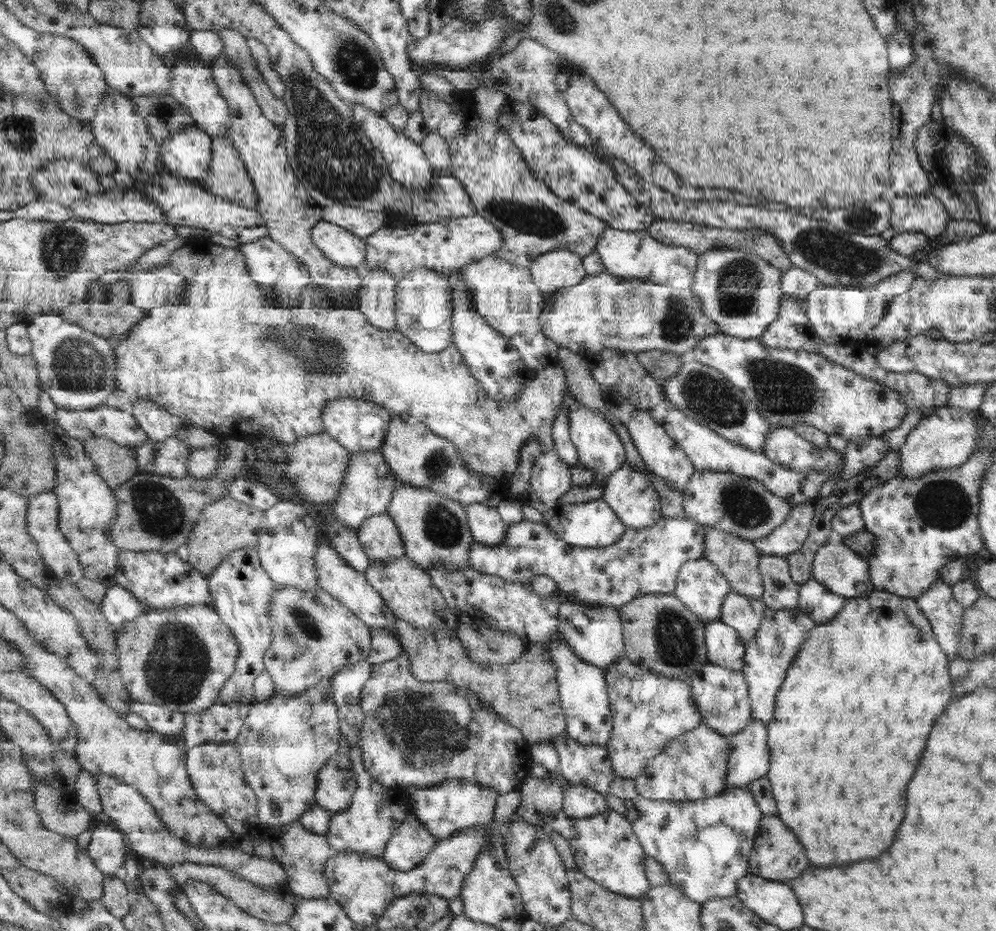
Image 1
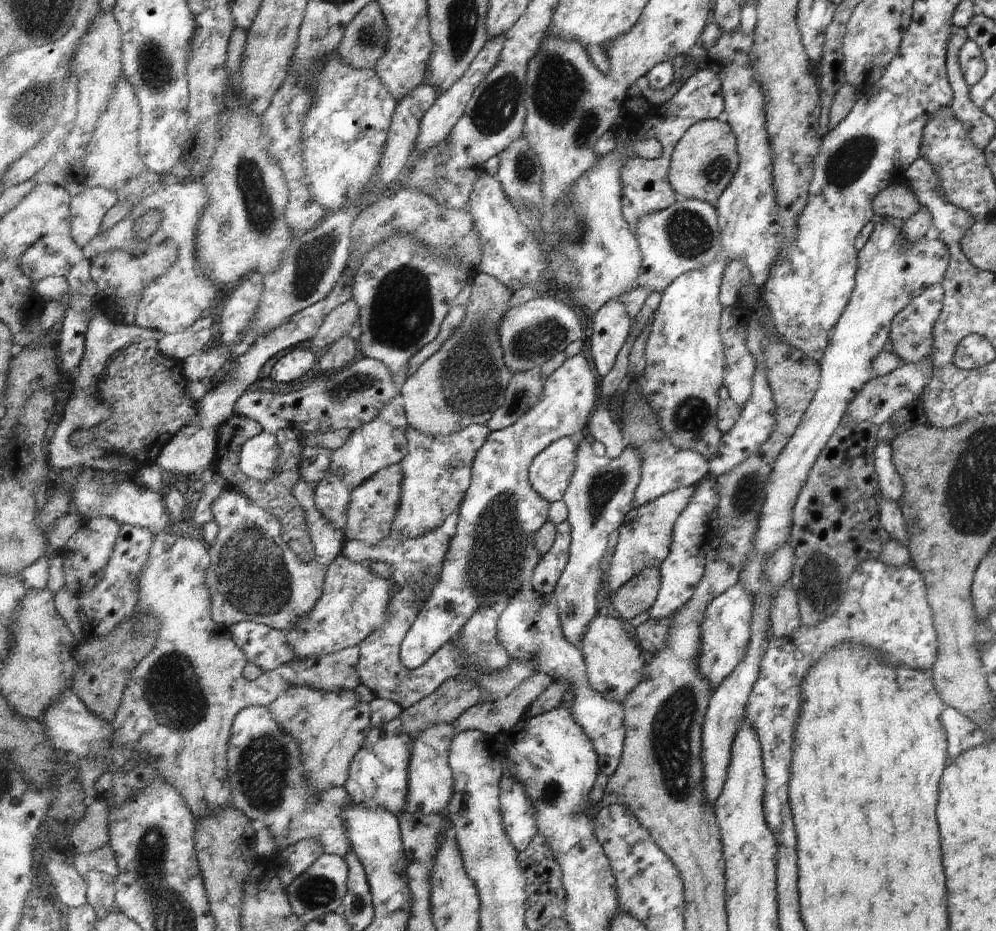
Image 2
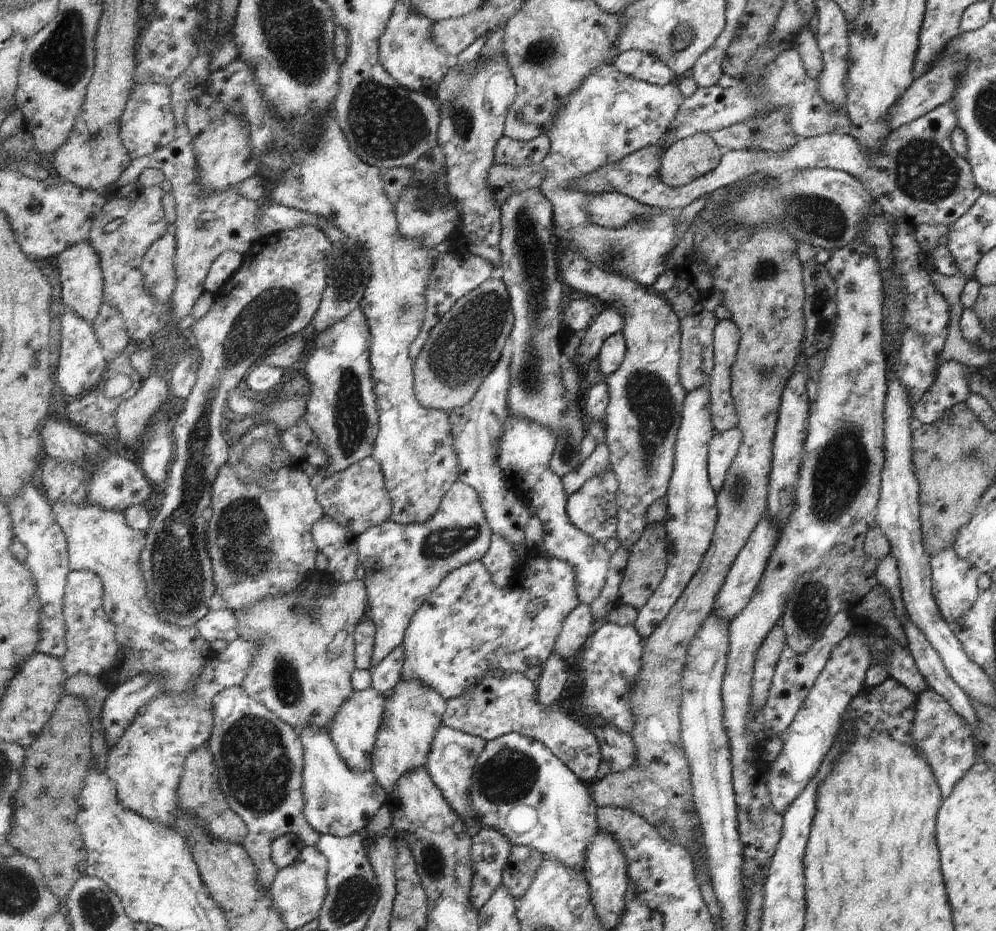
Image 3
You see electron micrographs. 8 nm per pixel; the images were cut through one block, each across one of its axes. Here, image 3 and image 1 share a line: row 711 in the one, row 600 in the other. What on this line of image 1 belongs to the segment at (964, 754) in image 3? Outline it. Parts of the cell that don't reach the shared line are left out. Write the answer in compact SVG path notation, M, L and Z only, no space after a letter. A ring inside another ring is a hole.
M935 578L933 584L914 598L921 614L927 619L935 642L943 649L947 660L959 656L961 613L951 596L951 588Z

